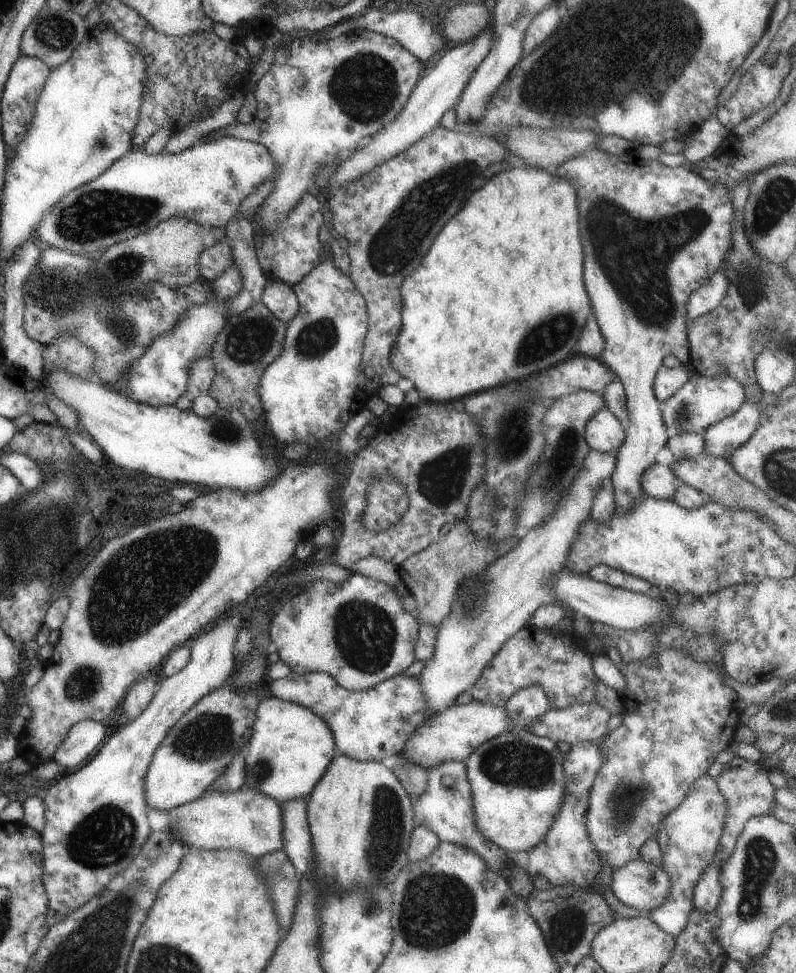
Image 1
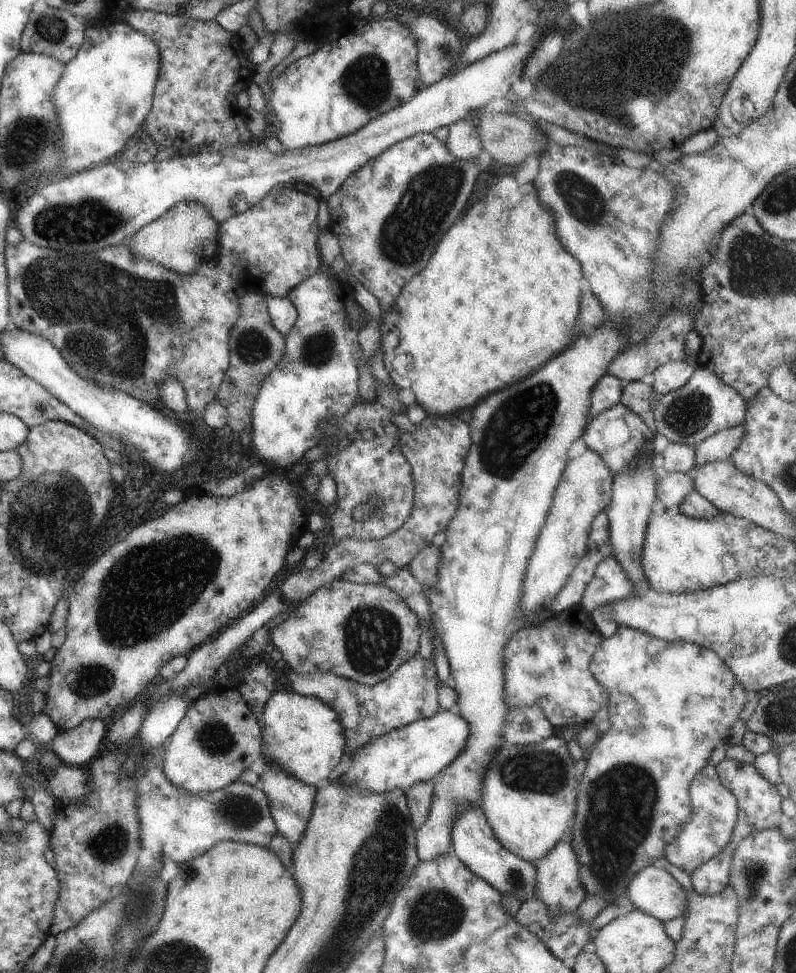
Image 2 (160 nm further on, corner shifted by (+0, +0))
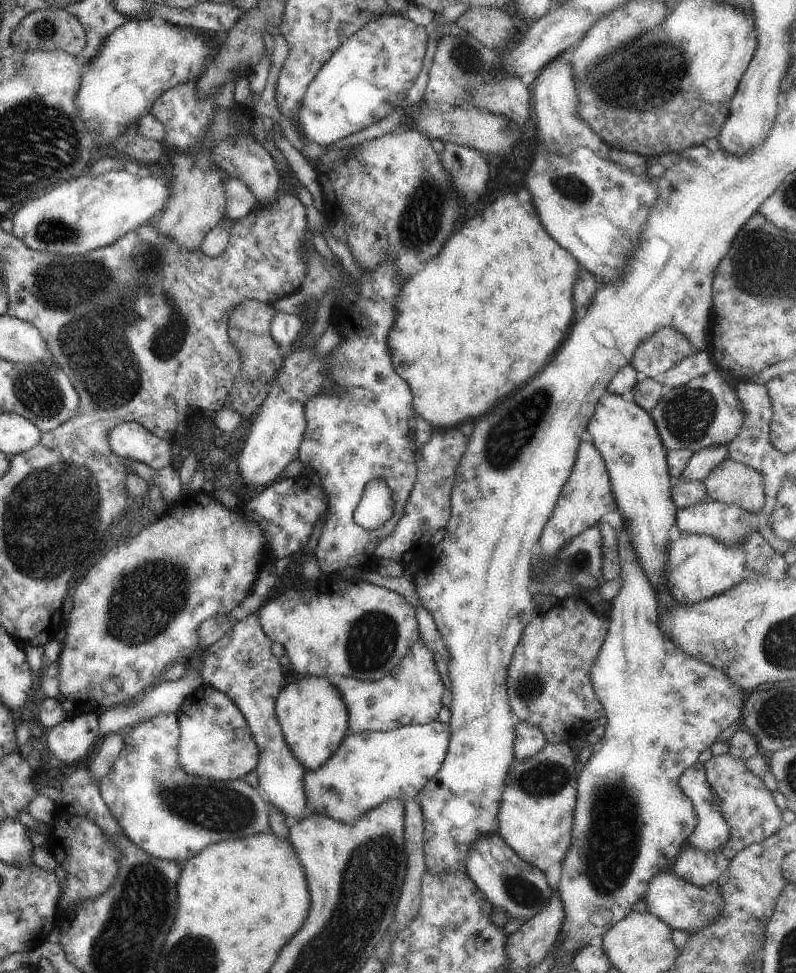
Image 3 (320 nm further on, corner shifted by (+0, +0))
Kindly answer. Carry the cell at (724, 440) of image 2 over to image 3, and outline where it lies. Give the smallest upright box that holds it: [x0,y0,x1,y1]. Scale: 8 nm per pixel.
[679,445,726,481]

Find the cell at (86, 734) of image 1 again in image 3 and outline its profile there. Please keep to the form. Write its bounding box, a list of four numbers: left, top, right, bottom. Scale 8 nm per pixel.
[45,711,98,764]

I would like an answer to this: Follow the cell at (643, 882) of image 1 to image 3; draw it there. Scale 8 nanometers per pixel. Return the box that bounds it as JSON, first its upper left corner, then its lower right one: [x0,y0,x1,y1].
[642,869,722,935]

